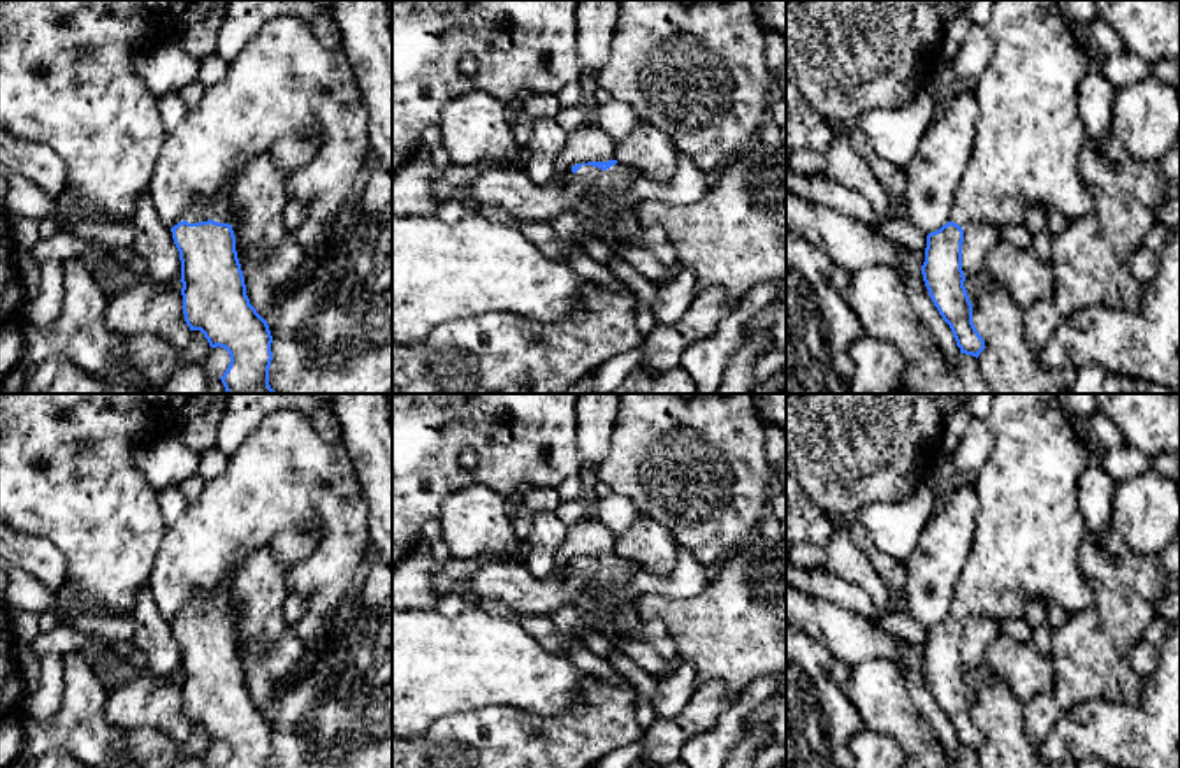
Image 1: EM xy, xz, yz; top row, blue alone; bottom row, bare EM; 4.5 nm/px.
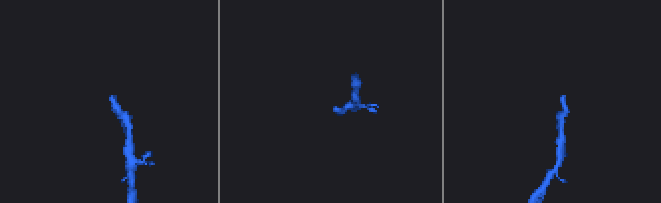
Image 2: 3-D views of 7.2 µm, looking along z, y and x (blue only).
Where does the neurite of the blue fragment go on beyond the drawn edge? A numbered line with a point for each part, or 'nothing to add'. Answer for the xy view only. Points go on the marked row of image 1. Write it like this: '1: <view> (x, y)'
1: xy (222, 211)

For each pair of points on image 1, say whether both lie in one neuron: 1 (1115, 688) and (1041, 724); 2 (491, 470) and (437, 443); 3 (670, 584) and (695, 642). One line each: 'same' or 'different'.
1: same
2: same
3: different

